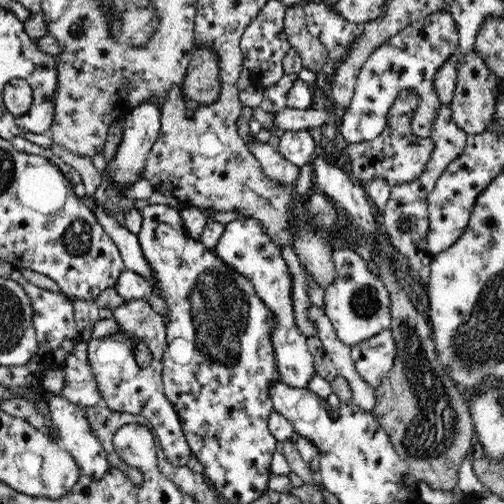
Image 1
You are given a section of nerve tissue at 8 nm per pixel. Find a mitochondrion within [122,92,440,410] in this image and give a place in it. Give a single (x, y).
(219, 311)

